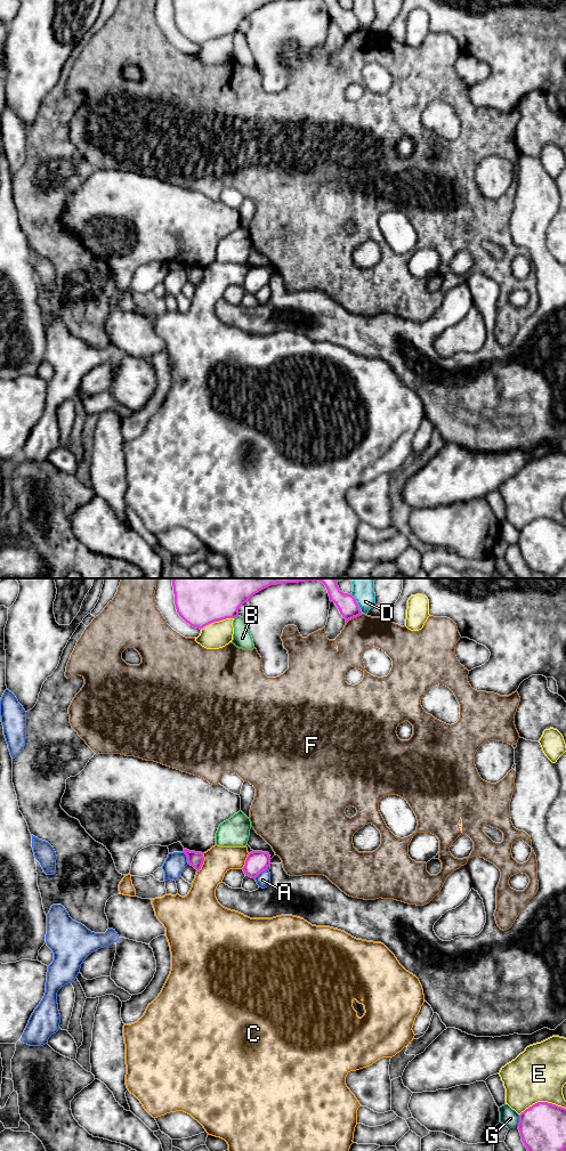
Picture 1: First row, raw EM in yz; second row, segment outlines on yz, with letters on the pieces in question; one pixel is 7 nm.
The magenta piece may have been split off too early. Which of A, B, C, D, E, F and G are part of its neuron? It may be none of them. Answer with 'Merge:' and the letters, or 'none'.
Merge: none

